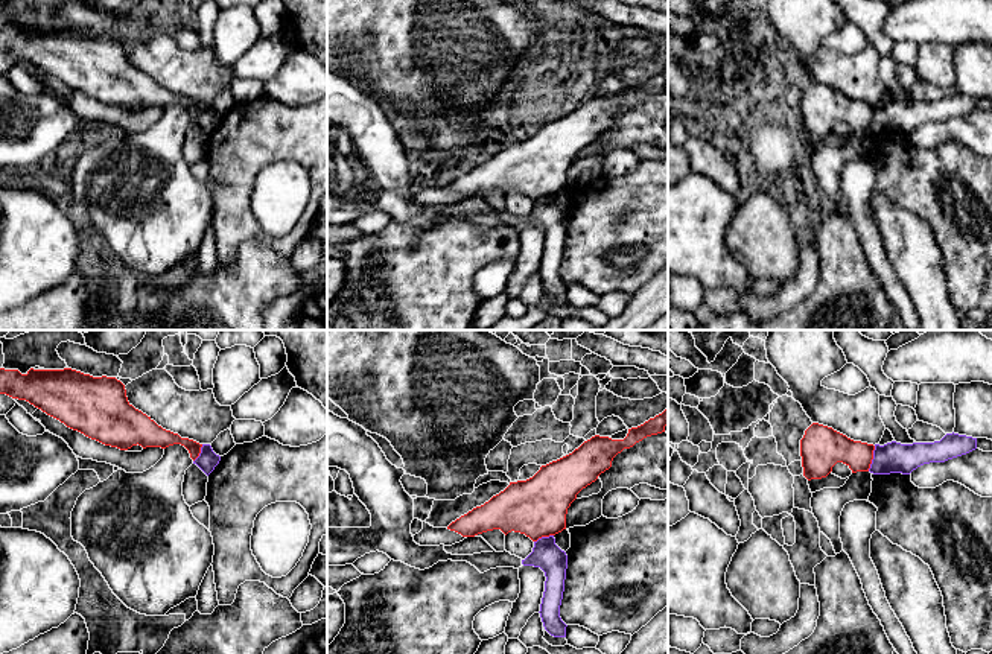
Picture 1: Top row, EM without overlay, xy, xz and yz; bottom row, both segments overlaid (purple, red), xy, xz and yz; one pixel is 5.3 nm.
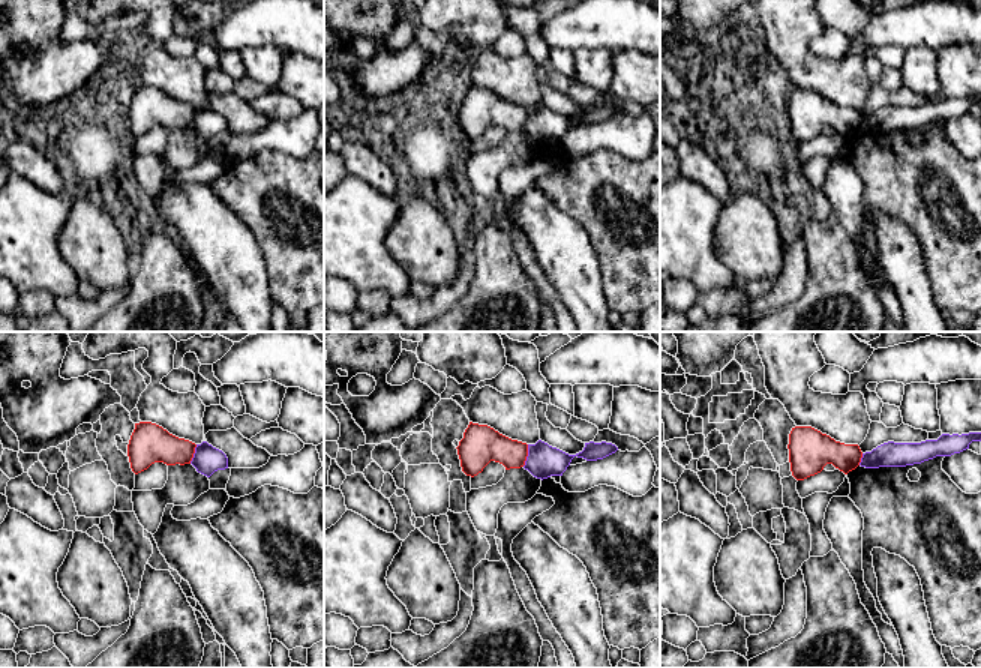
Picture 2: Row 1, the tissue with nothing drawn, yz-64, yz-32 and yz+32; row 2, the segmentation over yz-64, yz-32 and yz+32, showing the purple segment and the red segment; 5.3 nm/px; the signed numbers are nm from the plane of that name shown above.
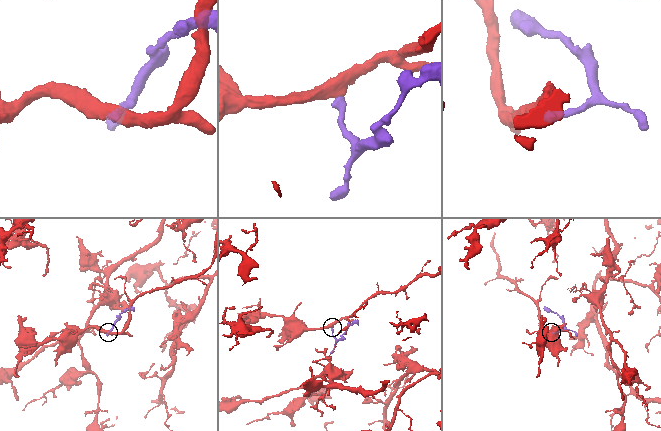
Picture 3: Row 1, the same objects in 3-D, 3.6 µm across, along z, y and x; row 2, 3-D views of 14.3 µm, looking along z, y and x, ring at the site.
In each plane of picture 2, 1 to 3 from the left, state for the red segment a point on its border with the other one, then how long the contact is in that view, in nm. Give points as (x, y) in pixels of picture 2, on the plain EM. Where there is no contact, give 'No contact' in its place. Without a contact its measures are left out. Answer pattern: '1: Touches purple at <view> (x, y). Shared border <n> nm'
1: Touches purple at yz-64 (194, 117). Shared border 110 nm
2: Touches purple at yz-32 (528, 119). Shared border 120 nm
3: Touches purple at yz+32 (861, 123). Shared border 70 nm

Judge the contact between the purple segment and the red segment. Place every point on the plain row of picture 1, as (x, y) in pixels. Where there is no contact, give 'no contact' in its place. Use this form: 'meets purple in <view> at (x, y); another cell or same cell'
meets purple in yz at (874, 117); another cell

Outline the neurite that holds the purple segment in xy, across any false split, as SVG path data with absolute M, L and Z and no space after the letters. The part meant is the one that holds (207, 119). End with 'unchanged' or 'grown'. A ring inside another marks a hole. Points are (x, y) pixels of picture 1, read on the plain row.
M202 103L199 116L193 120L207 135L219 123L221 116L216 114L210 103Z; unchanged

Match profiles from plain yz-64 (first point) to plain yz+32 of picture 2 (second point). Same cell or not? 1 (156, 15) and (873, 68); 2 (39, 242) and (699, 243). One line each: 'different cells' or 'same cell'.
1: different cells
2: same cell

